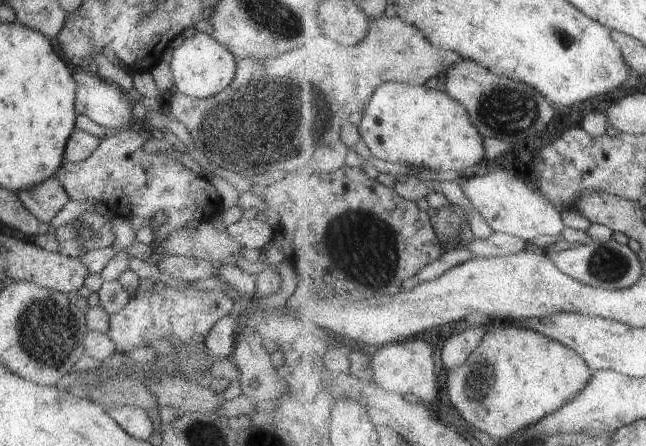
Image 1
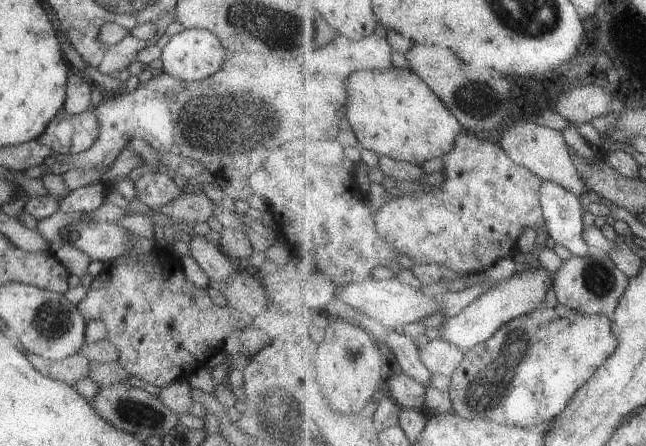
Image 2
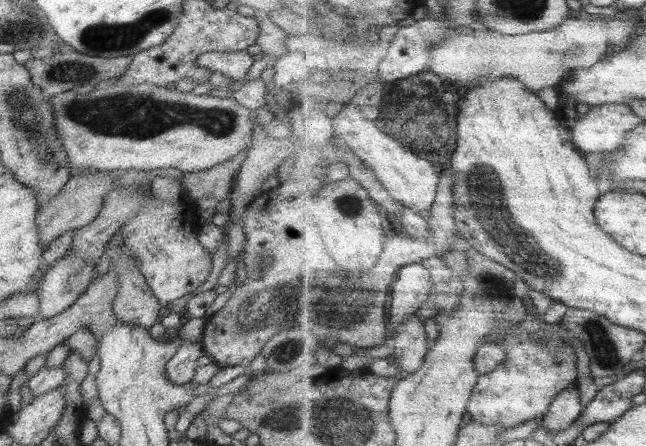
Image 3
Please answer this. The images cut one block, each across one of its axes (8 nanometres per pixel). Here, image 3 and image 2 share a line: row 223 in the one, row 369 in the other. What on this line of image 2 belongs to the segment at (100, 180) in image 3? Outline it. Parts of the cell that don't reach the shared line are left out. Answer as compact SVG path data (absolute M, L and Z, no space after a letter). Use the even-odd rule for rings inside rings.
M25 350L23 354L37 372L69 386L73 386L77 380L81 380L89 374L89 364L78 352L61 360L45 360L45 358Z

